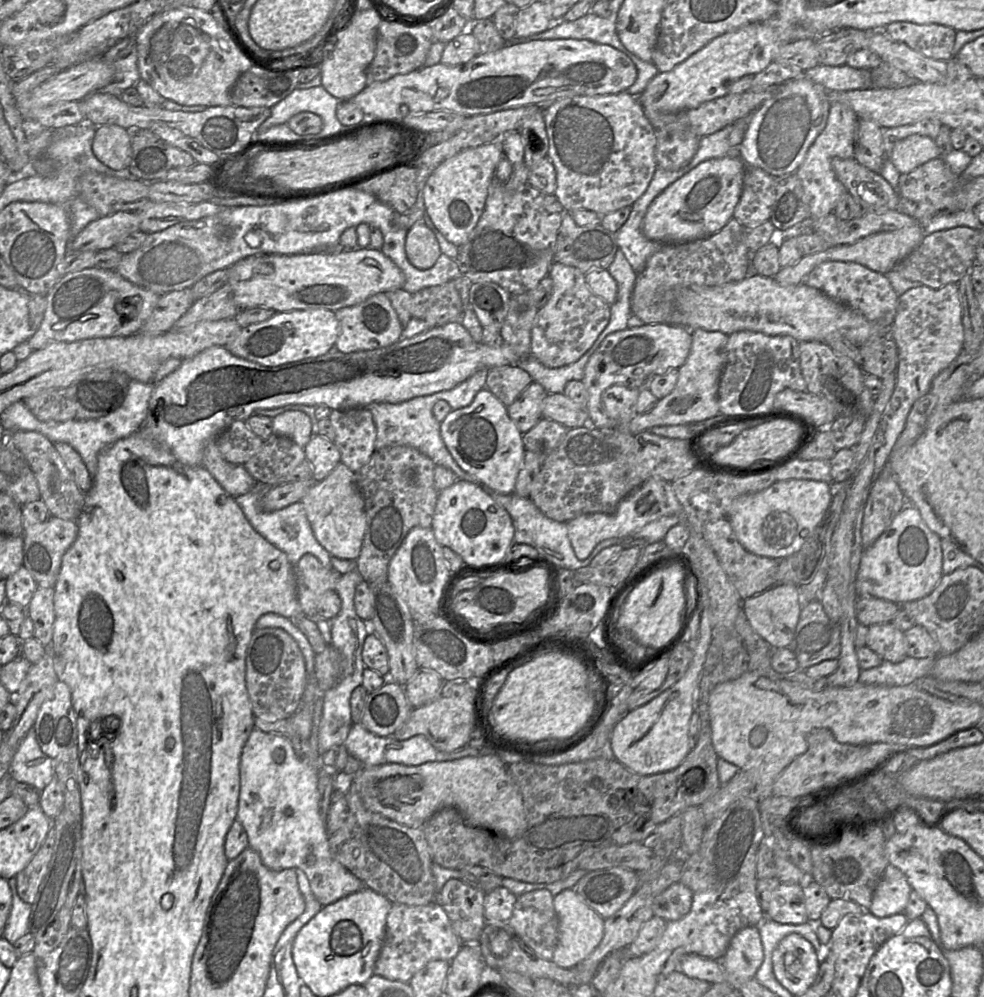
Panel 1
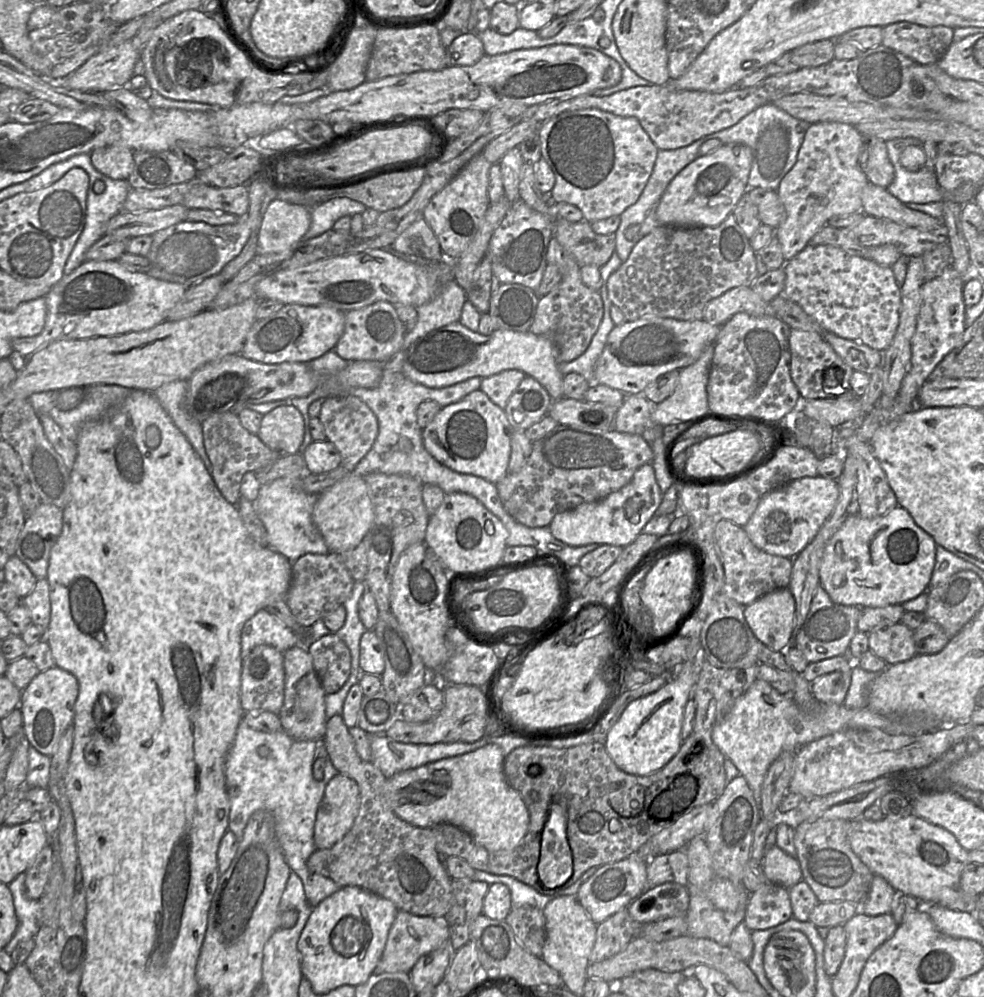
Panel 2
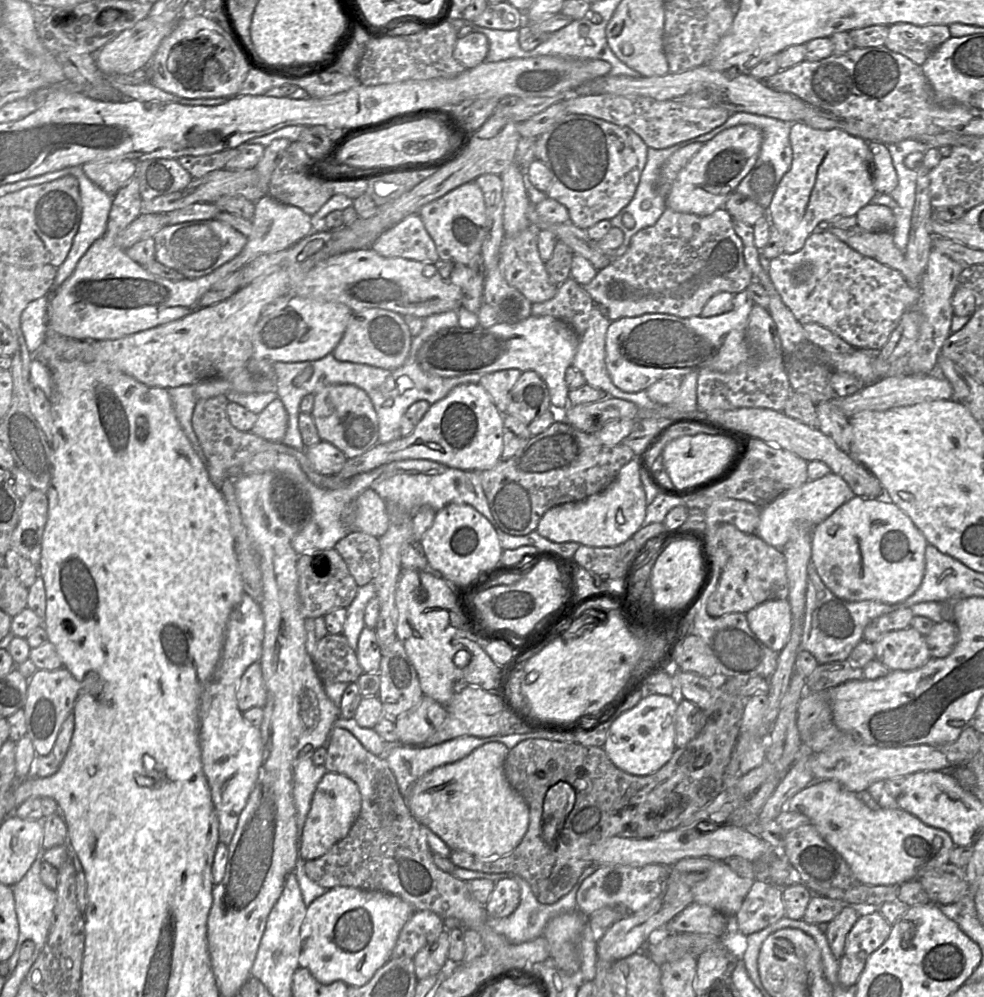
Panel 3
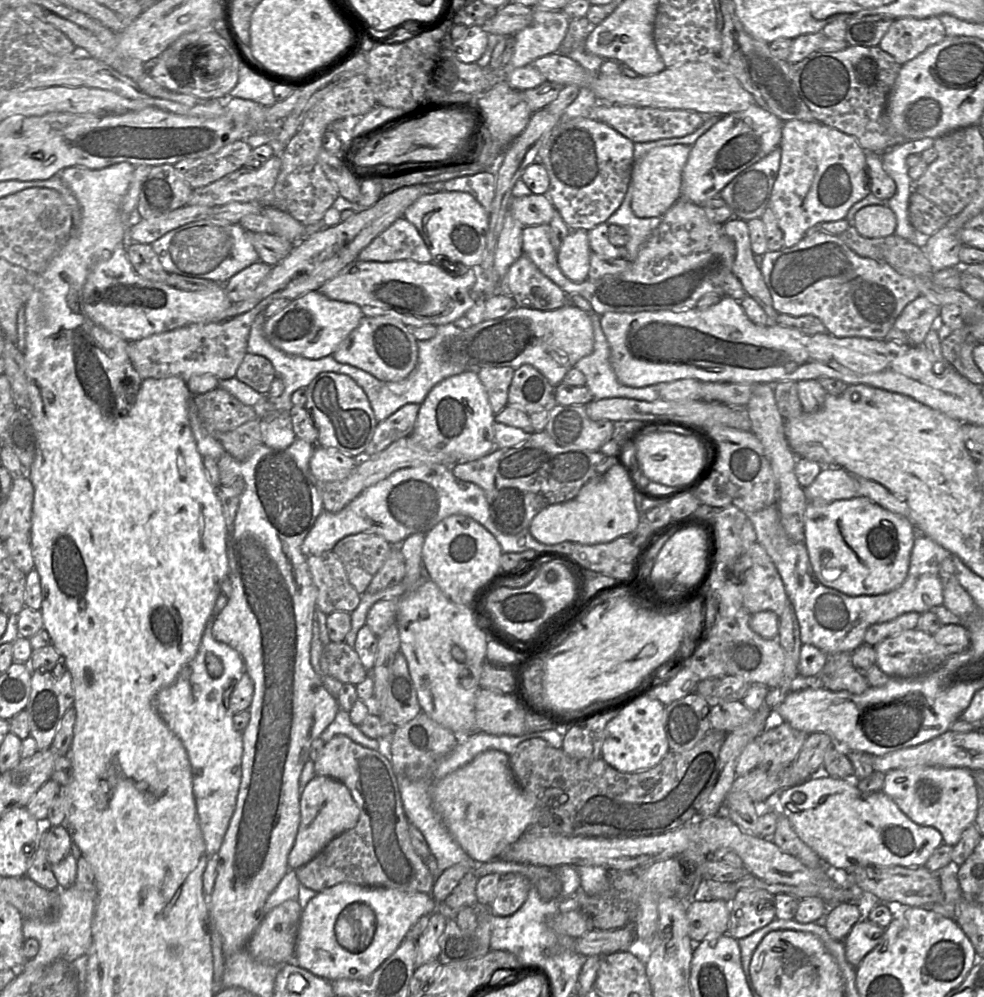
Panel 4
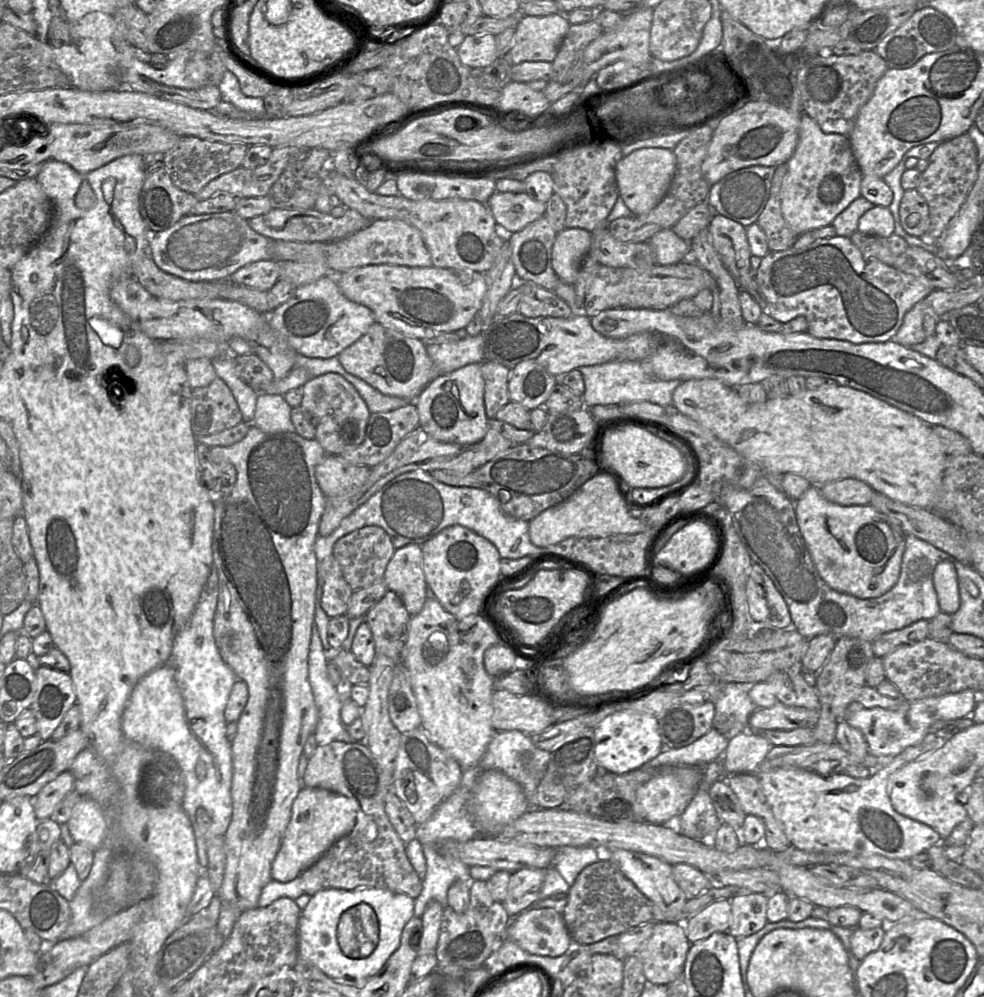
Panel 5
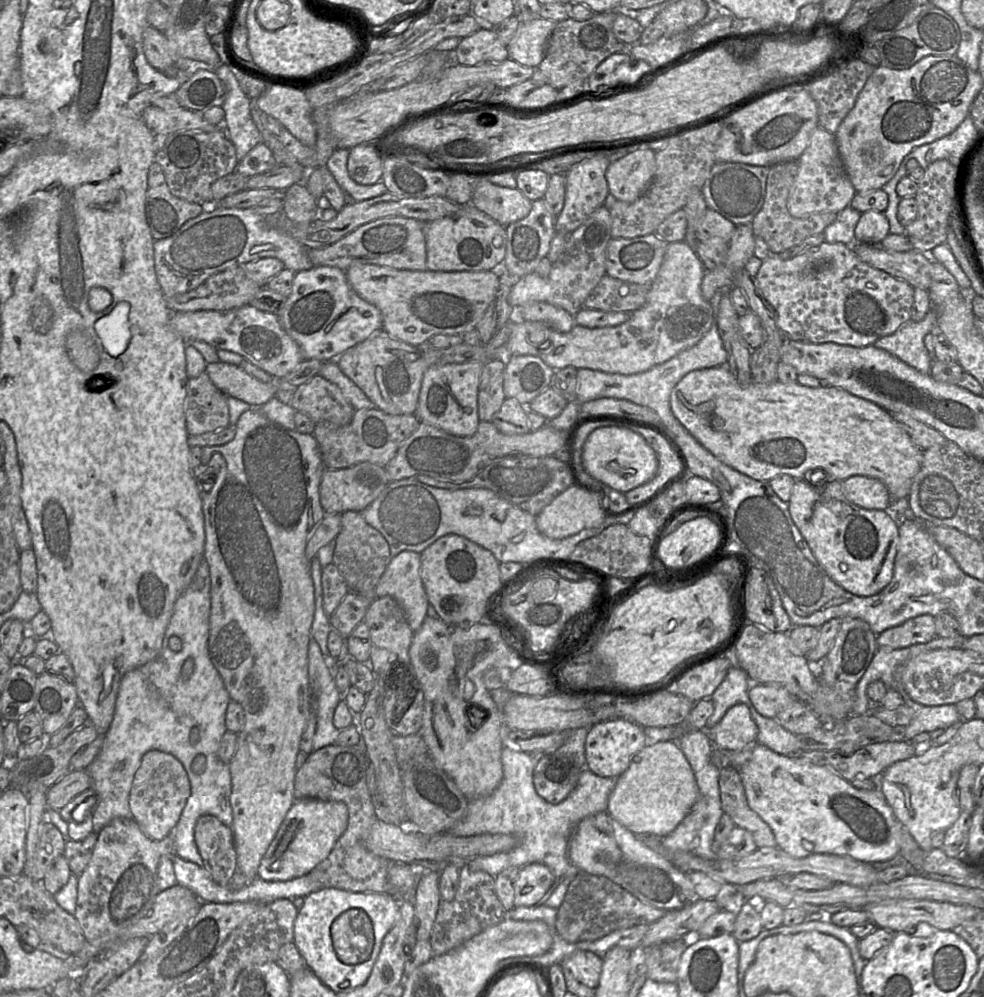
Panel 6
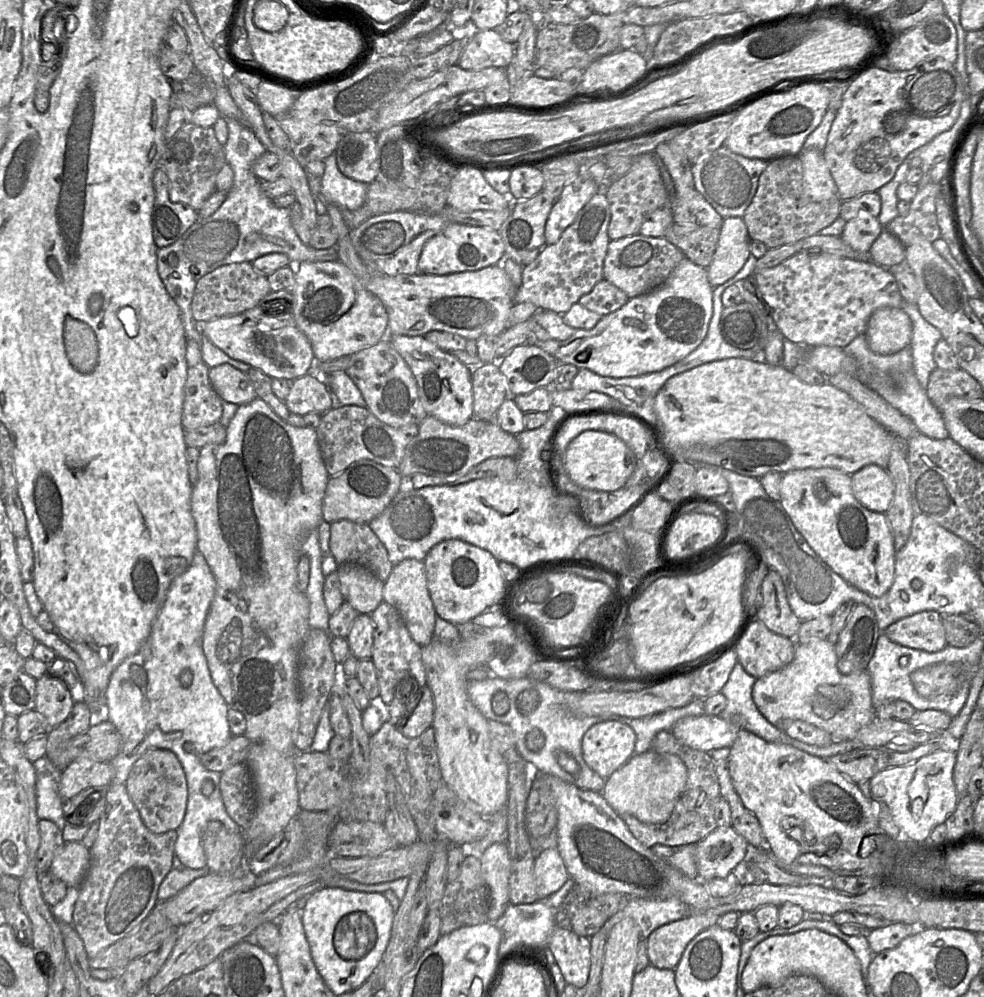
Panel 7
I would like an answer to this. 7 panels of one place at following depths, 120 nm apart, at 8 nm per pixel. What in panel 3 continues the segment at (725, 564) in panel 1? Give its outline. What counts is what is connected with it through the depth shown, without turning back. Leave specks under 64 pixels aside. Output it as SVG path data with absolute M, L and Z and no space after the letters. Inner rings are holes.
M729 523L719 526L718 537L727 551L727 562L716 590L708 599L709 616L719 617L732 612L746 614L767 600L787 599L786 561L781 549L768 545L756 534L743 533Z

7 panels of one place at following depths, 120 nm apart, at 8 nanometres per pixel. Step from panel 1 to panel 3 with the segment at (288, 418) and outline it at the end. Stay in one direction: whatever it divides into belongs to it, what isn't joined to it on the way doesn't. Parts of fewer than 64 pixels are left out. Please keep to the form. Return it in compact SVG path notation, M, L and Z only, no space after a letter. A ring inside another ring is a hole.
M279 398L274 399L260 414L251 433L269 442L281 442L287 429L287 412Z

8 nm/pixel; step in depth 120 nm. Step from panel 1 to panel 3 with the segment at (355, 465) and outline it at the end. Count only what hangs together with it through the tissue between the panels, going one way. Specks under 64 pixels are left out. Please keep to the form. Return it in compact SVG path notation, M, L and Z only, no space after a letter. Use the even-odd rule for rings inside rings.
M329 385L313 394L314 403L311 412L317 433L321 441L332 444L347 459L366 453L378 443L378 420L367 394L356 386Z

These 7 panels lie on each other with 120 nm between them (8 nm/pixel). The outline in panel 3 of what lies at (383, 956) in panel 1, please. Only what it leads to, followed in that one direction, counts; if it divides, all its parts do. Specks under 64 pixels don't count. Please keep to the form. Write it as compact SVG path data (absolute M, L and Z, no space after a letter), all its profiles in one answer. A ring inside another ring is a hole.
M416 911L401 929L391 959L415 955L445 931L444 920L432 911Z

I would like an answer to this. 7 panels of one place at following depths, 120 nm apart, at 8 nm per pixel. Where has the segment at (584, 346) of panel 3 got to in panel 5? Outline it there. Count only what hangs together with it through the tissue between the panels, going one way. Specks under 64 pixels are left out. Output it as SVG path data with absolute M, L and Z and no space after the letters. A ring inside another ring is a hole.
M611 361L579 368L585 384L584 406L621 404L632 401L649 401L661 406L672 405L672 394L682 383L680 380L660 380L654 377L646 361Z

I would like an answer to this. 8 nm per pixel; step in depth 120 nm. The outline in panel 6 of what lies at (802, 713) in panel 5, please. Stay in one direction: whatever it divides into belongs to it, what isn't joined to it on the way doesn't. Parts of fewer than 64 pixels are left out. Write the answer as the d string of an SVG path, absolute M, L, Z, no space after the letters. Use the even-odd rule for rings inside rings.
M736 704L706 732L714 748L740 751L756 742L758 728L749 708L745 704Z

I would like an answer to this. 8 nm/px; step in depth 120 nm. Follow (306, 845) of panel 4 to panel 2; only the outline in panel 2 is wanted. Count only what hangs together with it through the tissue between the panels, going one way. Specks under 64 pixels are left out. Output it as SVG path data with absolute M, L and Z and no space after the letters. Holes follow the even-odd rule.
M338 773L326 785L314 825L317 850L328 849L351 829L360 806L358 785Z

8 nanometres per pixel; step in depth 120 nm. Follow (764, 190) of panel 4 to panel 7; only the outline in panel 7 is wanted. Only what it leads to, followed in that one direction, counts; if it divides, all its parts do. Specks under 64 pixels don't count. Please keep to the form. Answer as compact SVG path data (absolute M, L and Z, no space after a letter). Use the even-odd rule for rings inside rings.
M722 145L691 164L694 188L723 218L742 217L755 195L759 177L767 165L766 160L744 157Z

